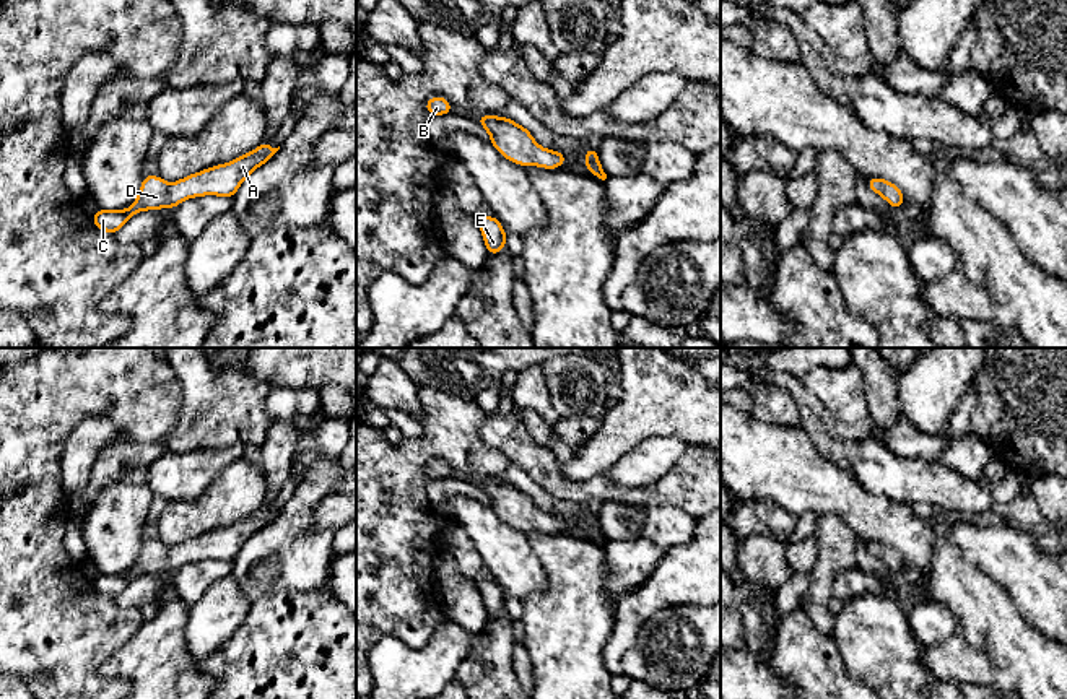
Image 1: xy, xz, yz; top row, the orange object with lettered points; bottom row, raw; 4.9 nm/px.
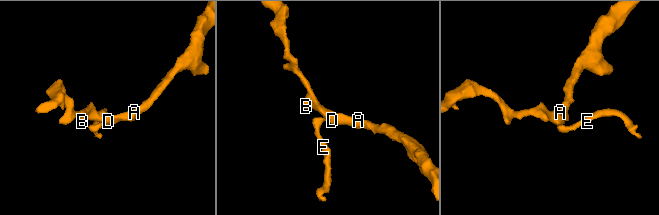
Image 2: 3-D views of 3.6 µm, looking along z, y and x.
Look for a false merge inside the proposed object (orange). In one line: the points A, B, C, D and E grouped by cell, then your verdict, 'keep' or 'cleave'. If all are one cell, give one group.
groups A B C D E; keep

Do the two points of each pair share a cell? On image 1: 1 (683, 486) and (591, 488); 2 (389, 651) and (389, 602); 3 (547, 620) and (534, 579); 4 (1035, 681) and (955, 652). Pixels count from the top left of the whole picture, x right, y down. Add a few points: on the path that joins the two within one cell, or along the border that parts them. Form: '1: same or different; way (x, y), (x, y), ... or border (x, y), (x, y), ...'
1: same; way (661, 493), (614, 493)
2: different; border (426, 644), (412, 647), (383, 636), (373, 646)
3: different; border (535, 555), (544, 569), (547, 586), (522, 600)
4: same; way (1015, 672), (989, 672), (975, 657)

